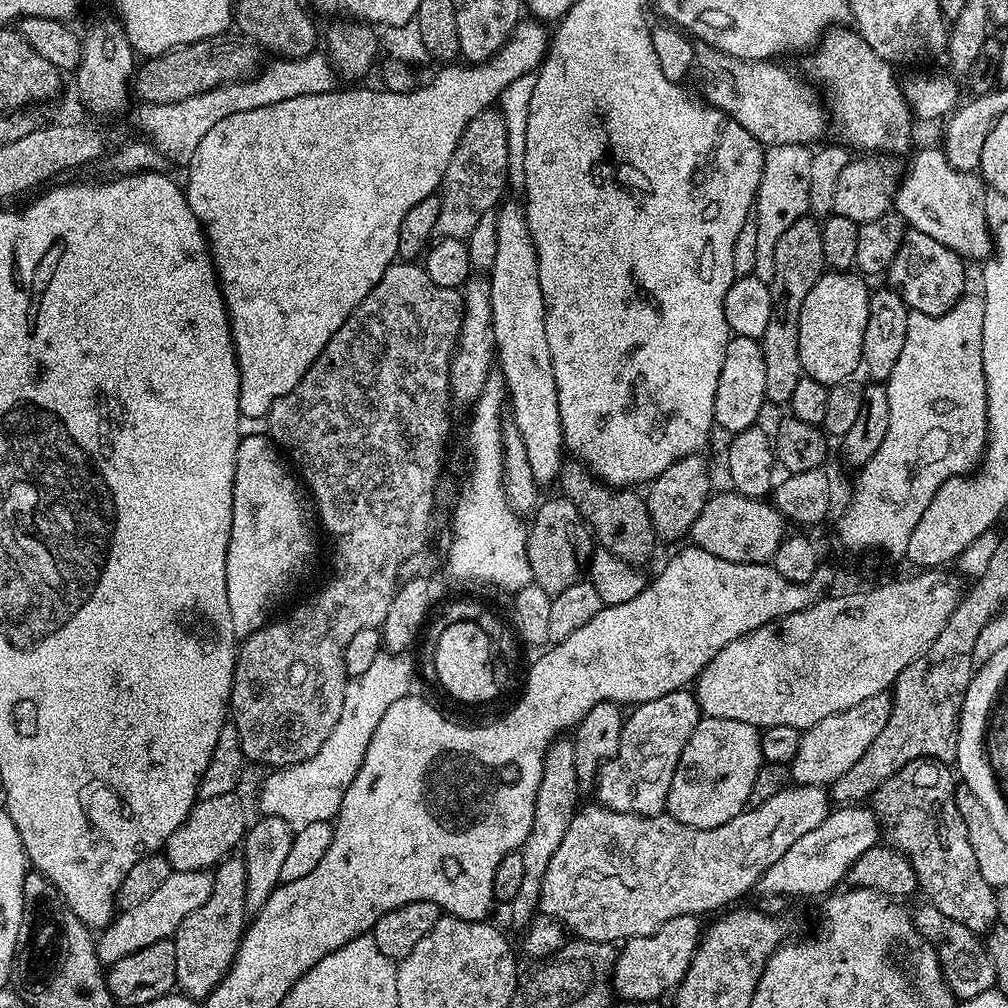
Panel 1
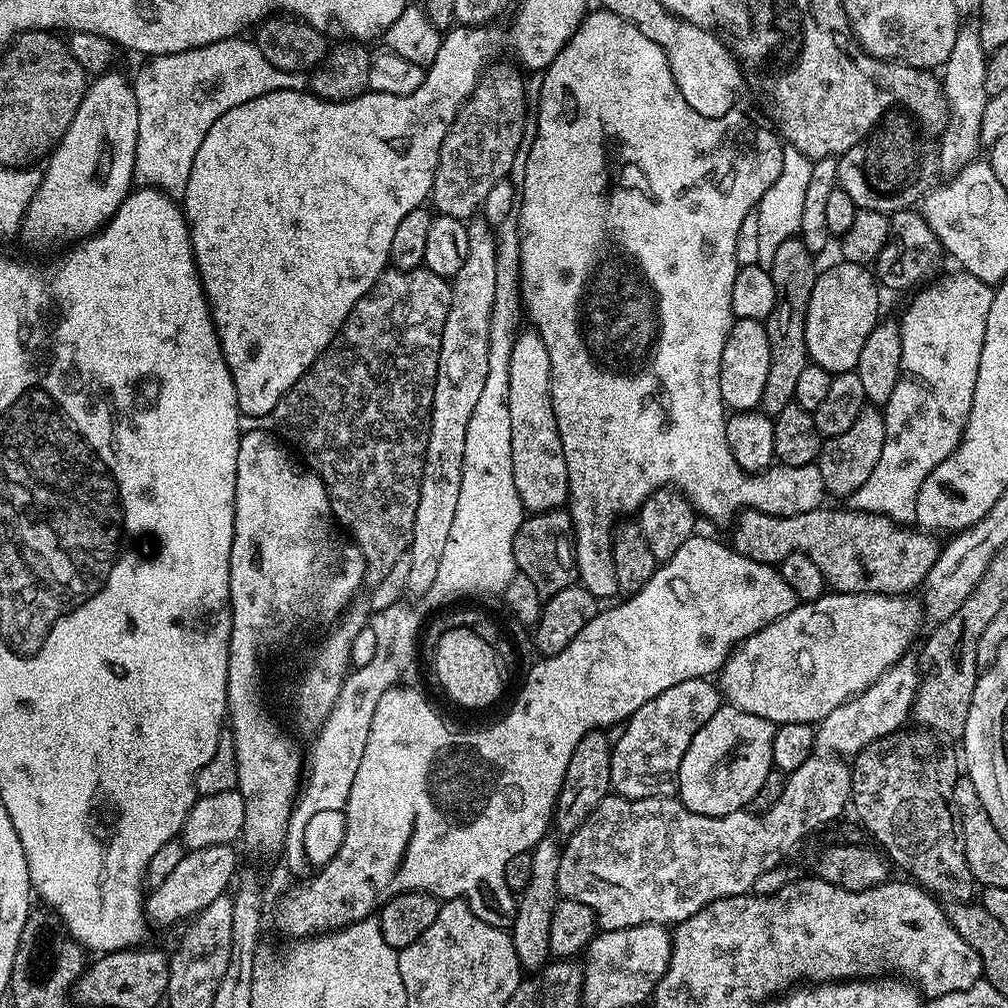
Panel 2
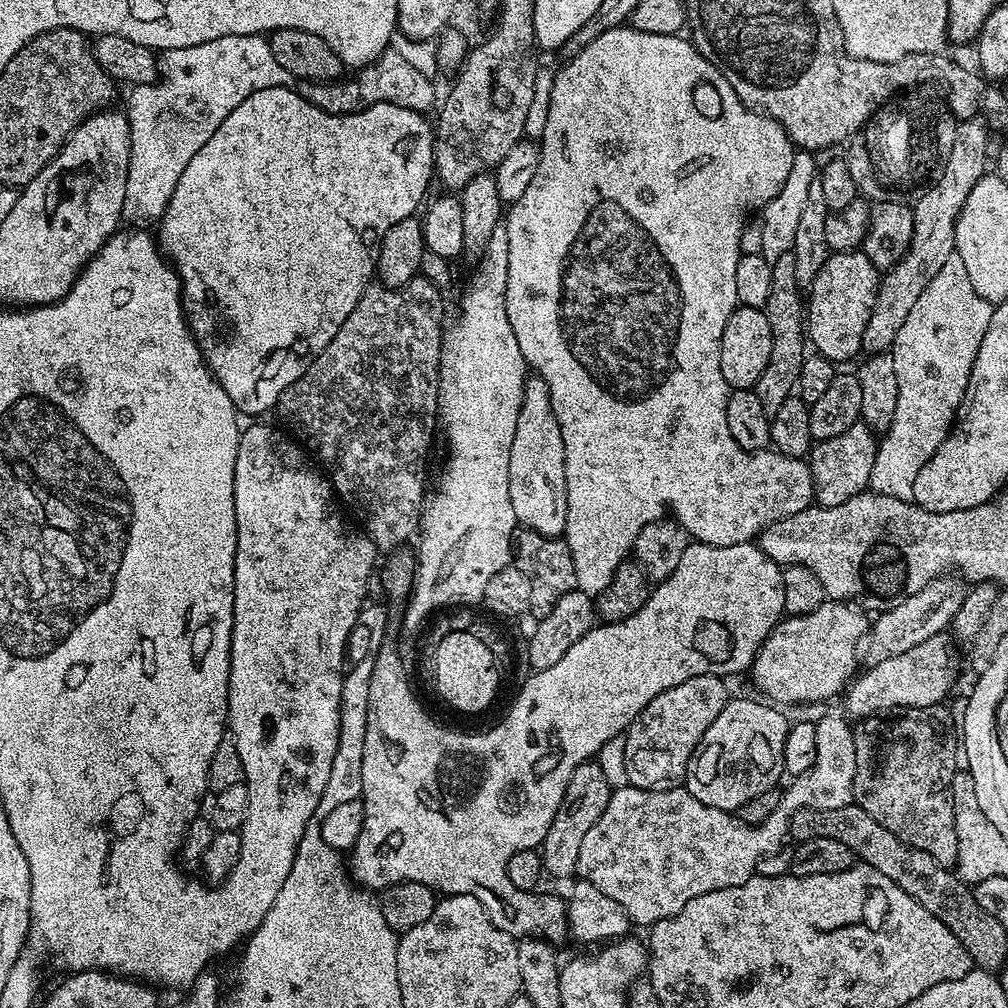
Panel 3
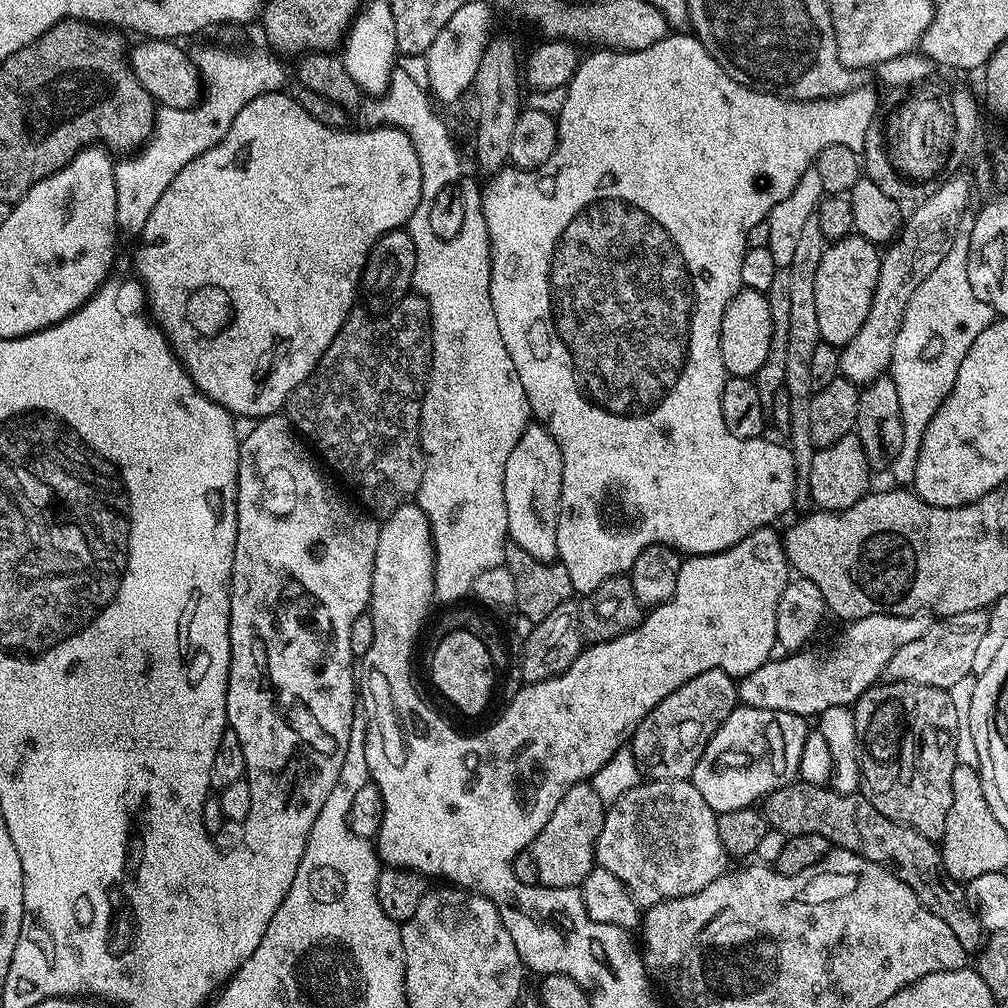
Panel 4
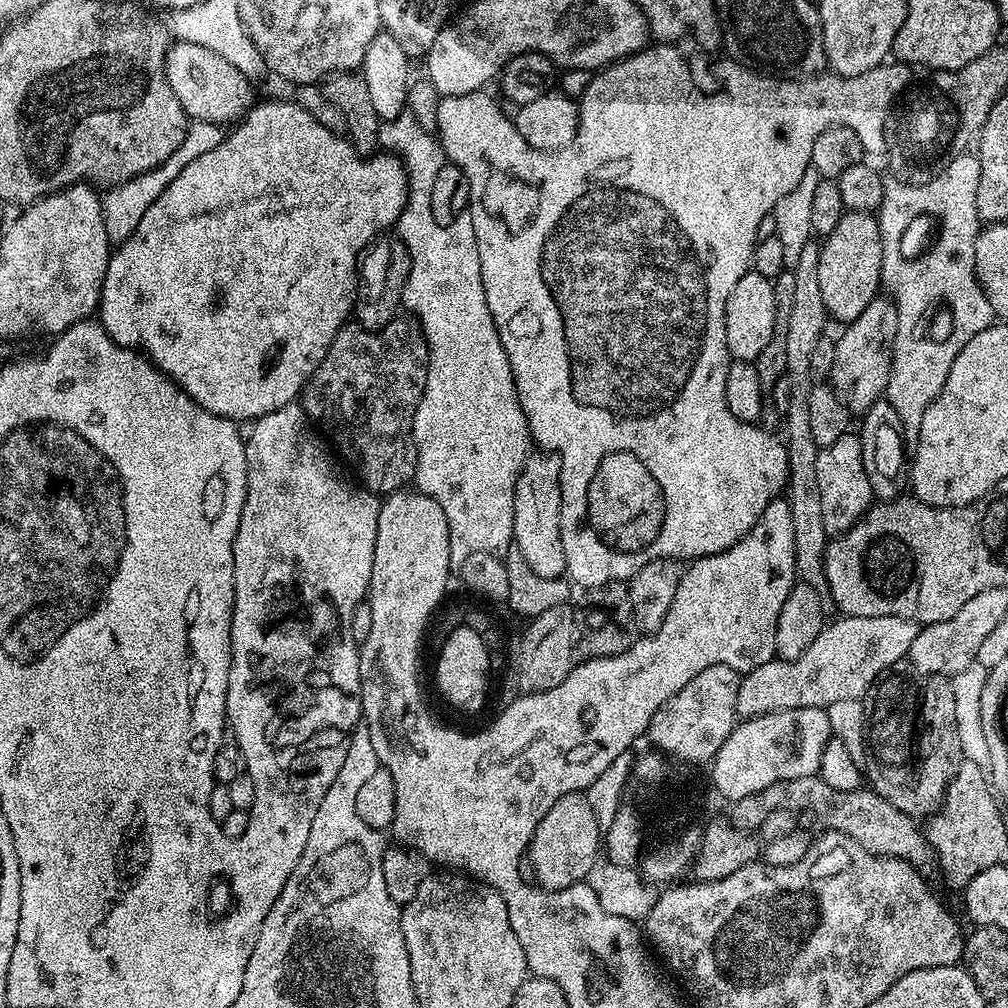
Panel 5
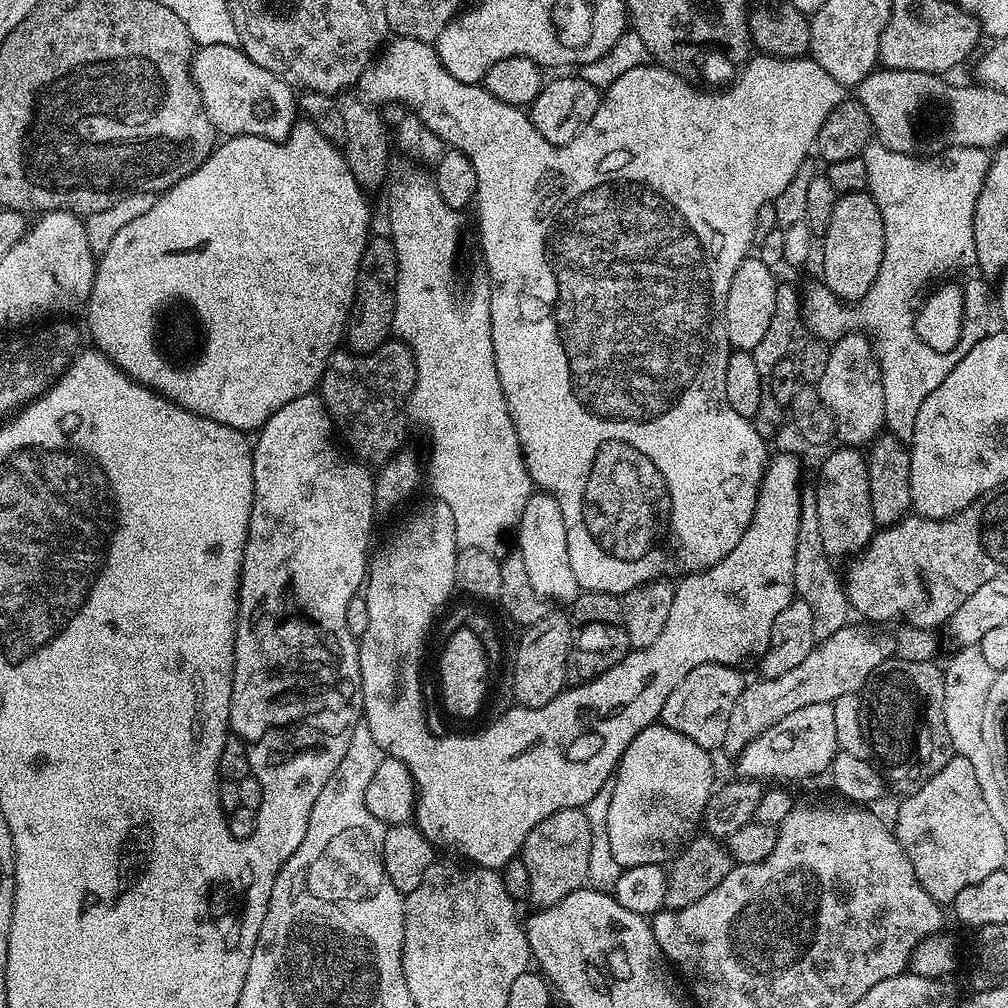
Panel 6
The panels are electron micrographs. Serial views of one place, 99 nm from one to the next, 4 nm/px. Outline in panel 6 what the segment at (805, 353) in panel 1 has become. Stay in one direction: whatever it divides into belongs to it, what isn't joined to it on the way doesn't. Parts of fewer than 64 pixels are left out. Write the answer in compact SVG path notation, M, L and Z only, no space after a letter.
M867 191L843 193L836 201L830 226L823 232L822 240L824 257L820 260L820 268L824 271L823 287L829 288L837 301L860 301L870 286L874 286L884 253L884 223L874 198Z

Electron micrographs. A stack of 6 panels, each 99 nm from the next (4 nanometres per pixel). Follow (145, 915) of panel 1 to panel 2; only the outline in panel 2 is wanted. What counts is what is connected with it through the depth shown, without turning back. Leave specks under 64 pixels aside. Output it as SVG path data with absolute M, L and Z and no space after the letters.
M223 844L185 851L182 862L178 862L177 868L167 876L166 882L147 893L144 910L149 921L153 925L176 924L179 920L191 921L202 910L206 910L206 906L214 902L214 898L225 895L238 876L234 849L232 844Z

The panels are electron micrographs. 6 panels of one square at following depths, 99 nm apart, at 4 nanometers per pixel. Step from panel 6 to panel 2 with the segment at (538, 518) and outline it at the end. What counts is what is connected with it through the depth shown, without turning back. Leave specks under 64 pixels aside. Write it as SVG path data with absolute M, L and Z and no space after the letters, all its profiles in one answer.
M535 330L527 331L517 331L516 341L510 350L510 454L514 462L514 486L518 486L518 498L529 513L535 514L555 512L567 505L568 475L552 405L550 354L546 354L546 342L542 342L540 335Z

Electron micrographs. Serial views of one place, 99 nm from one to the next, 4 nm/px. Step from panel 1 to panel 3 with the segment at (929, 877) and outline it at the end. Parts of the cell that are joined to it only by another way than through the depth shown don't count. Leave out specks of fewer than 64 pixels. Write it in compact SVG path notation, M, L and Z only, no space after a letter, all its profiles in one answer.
M944 706L910 708L891 718L864 718L855 725L856 773L852 798L870 818L882 822L890 834L910 846L930 854L938 863L955 865L958 858L958 834L954 830L952 779L958 770L958 732L952 729L952 716Z

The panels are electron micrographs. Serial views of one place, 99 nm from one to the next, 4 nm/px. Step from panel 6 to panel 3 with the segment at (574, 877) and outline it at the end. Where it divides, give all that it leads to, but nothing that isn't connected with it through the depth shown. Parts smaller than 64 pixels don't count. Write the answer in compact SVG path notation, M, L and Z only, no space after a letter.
M598 762L578 766L578 770L570 774L570 782L566 782L566 794L562 794L562 806L558 806L558 814L554 814L554 822L550 822L550 830L546 830L544 843L538 848L544 860L544 871L549 877L557 876L564 880L567 876L577 875L576 867L582 841L586 839L590 826L594 826L598 818L602 818L602 810L606 810L606 802L610 802L613 791Z

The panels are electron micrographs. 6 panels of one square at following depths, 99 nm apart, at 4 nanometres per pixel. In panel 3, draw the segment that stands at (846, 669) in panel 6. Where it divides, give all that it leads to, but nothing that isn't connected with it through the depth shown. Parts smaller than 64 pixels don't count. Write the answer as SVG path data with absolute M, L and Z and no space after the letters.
M941 578L935 580L918 594L906 598L901 604L881 611L877 620L870 624L870 635L866 640L866 656L869 661L894 658L894 654L903 654L913 646L926 642L926 638L934 638L934 634L945 631L951 625L954 614L958 614L958 606L962 606L966 584L960 578Z

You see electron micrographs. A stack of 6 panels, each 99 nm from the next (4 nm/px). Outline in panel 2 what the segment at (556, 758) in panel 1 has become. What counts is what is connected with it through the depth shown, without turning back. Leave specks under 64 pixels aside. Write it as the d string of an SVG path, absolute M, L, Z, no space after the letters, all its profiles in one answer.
M555 835L543 836L532 849L532 870L530 872L530 886L519 893L516 901L516 917L510 929L514 942L514 950L518 954L518 962L525 973L539 972L550 960L550 922L554 918L554 910L558 893L558 862L562 844Z

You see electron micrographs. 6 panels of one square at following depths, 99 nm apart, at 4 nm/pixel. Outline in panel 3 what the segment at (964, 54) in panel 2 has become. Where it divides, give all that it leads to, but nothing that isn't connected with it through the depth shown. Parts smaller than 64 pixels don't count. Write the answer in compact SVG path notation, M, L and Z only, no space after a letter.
M983 119L963 121L957 130L957 142L948 148L950 162L946 162L942 178L938 178L938 182L934 182L934 186L915 202L912 208L914 238L904 257L881 275L874 314L870 314L870 322L866 322L866 334L862 334L862 349L865 353L875 354L891 349L894 338L898 338L898 329L906 326L906 318L914 302L918 302L922 290L930 286L930 278L934 278L934 274L946 266L947 260L956 255L956 223L962 206L966 206L970 190L974 190L976 183L986 174L984 163L988 160L988 135L990 129Z

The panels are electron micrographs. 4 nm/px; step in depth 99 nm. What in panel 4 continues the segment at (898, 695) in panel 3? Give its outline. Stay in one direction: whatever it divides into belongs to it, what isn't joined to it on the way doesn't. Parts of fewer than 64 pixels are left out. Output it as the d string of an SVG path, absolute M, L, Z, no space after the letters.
M970 610L966 614L937 619L930 630L922 634L922 638L914 638L914 642L902 646L902 650L890 658L887 679L929 684L935 688L952 688L954 682L973 675L974 653L982 634L986 634L987 621L988 613L984 610Z

